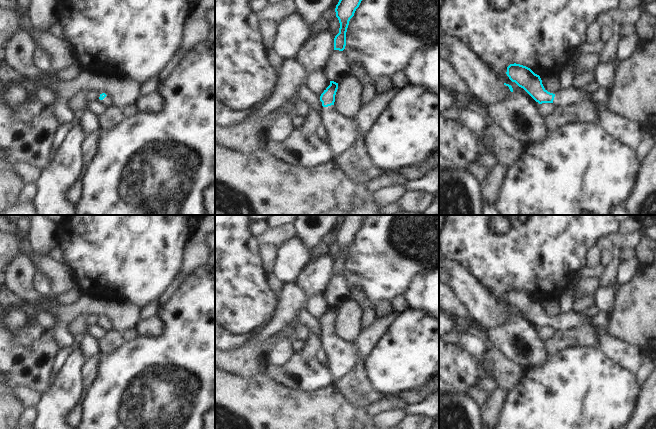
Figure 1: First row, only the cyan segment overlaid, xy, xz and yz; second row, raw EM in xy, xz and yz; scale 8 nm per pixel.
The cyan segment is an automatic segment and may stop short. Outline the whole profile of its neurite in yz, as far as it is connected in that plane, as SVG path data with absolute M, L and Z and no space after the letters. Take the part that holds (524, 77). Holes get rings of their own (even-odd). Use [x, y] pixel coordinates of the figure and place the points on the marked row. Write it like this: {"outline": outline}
{"outline": "M510 64L506 74L512 82L523 88L539 104L553 103L560 107L566 107L582 103L587 99L593 100L593 95L583 96L581 89L576 88L560 90L556 94L550 93L544 88L539 75L520 64Z"}

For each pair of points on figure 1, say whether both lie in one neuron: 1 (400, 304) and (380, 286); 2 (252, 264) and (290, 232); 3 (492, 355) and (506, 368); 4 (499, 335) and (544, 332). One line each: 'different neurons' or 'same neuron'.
1: different neurons
2: different neurons
3: same neuron
4: different neurons

